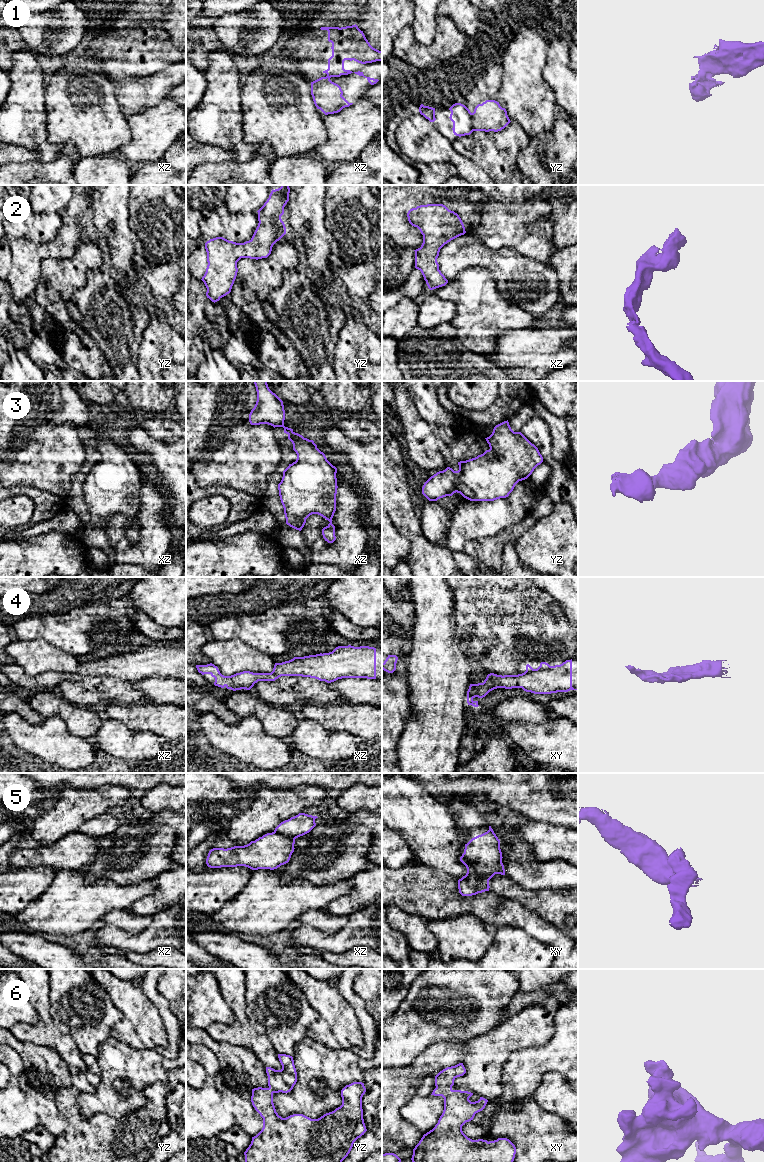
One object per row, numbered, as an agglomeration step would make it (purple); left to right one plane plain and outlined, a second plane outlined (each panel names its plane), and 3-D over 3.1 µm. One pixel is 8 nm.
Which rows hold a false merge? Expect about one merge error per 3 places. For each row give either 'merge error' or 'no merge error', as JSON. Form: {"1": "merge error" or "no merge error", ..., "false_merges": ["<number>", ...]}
{"1": "merge error", "2": "no merge error", "3": "no merge error", "4": "no merge error", "5": "merge error", "6": "no merge error", "false_merges": ["1", "5"]}

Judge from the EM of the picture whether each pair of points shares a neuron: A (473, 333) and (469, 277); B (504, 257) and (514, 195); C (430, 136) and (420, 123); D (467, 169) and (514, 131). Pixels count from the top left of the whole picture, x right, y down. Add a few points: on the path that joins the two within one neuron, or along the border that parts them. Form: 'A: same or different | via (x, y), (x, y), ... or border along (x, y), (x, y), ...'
A: same | via (473, 319), (473, 291)
B: different | border along (483, 242), (491, 248), (512, 247), (527, 257)
C: same | via (427, 133), (420, 126)
D: different | border along (464, 155), (488, 174)

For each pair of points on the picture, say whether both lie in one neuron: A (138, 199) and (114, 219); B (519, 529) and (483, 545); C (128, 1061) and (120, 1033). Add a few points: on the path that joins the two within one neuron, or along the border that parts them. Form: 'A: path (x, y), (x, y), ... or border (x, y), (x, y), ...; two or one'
A: border (129, 195), (129, 227), (132, 231); two
B: path (510, 535), (492, 545); one
C: border (110, 1036), (134, 1048), (146, 1048); two

